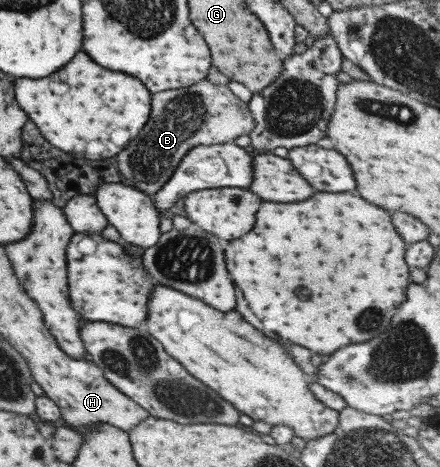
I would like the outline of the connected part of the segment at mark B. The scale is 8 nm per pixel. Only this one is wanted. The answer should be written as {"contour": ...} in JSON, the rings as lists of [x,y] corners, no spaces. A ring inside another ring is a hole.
{"contour":[[[204,78],[190,87],[161,91],[151,95],[152,115],[150,115],[150,121],[140,131],[140,135],[120,155],[116,155],[118,171],[130,181],[130,185],[138,187],[140,191],[148,193],[148,195],[155,194],[170,179],[170,175],[178,167],[180,159],[193,147],[234,142],[234,139],[240,135],[249,135],[256,125],[249,105],[245,101],[234,95],[228,86],[214,84],[208,78]]]}

